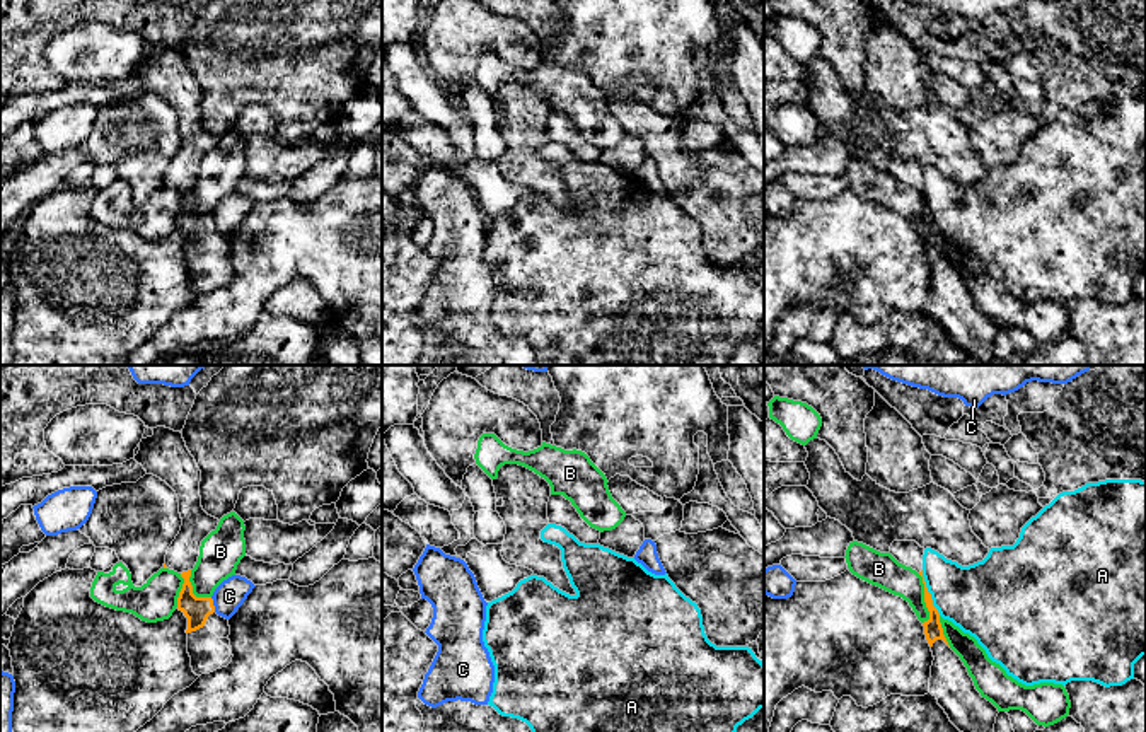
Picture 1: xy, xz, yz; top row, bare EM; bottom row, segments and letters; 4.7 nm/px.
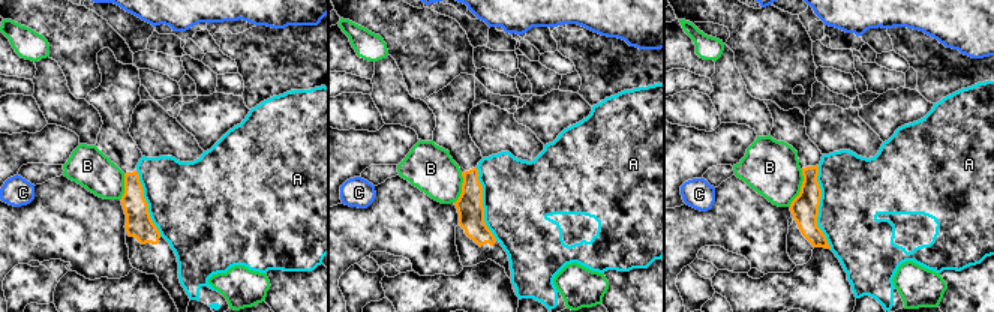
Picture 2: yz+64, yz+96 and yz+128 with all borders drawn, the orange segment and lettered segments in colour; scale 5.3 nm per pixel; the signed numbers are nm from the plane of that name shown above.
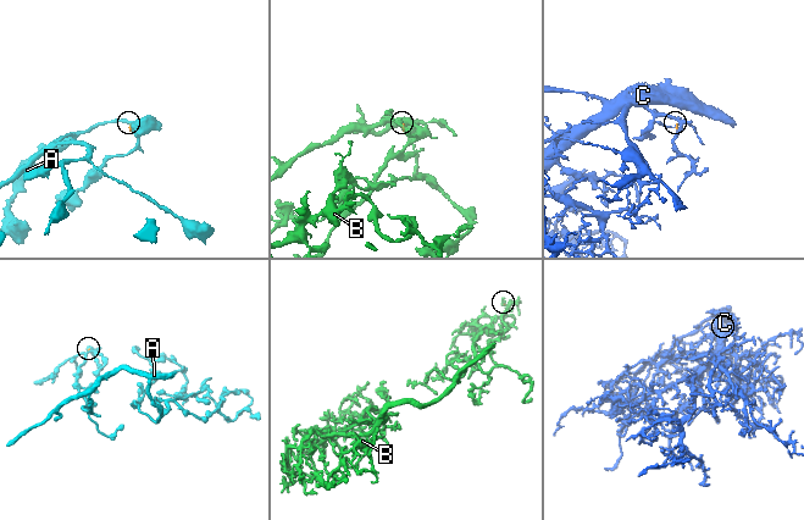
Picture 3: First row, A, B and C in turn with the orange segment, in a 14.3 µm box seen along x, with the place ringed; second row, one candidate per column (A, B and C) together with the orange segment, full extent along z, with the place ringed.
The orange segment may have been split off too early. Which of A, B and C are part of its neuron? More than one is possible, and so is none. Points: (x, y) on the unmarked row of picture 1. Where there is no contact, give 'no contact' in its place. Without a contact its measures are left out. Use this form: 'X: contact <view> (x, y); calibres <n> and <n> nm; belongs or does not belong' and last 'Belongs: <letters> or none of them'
A: contact yz (928, 210); calibres 90 and 320 nm; does not belong
B: contact yz (925, 217); calibres 90 and 160 nm; does not belong
C: contact xy (212, 222); calibres 120 and 150 nm; does not belong
Belongs: none of them

